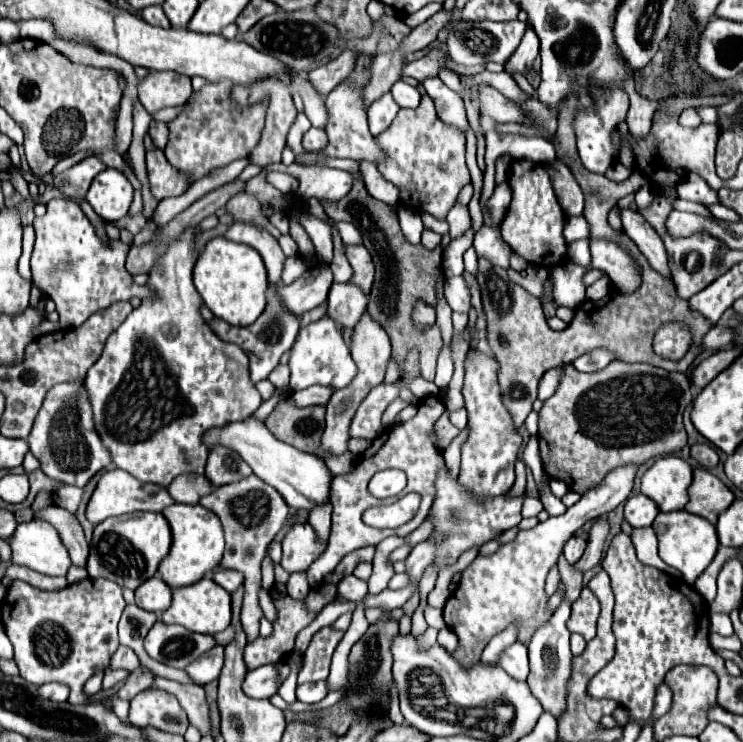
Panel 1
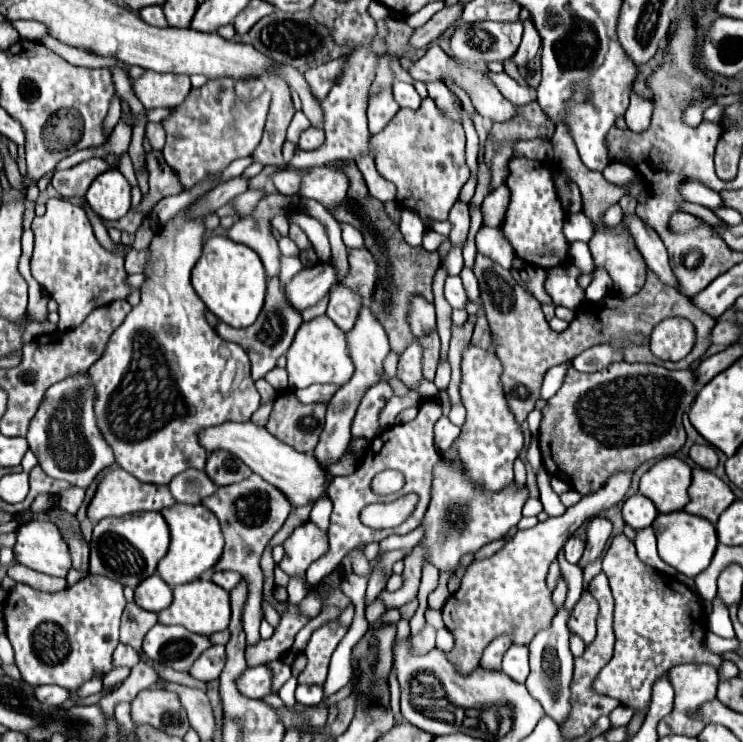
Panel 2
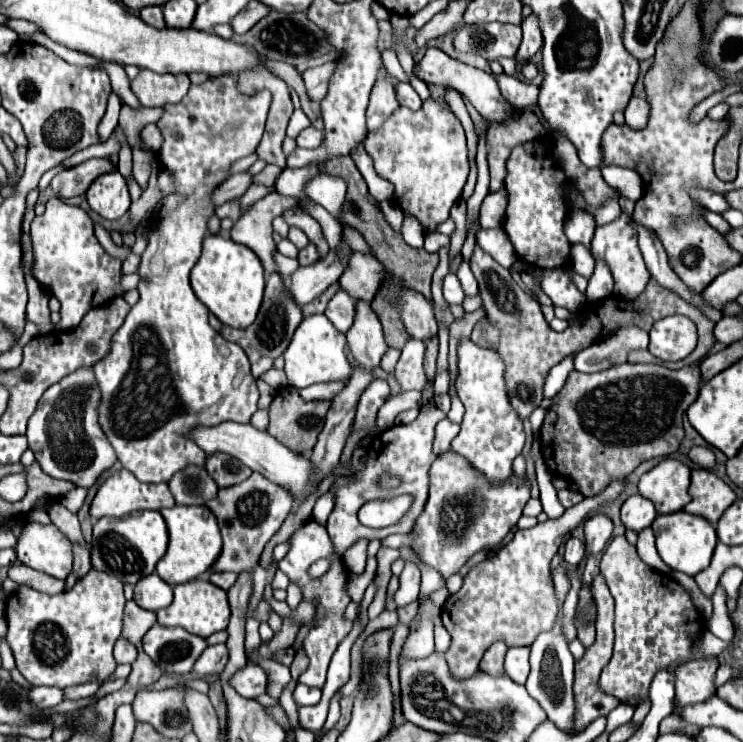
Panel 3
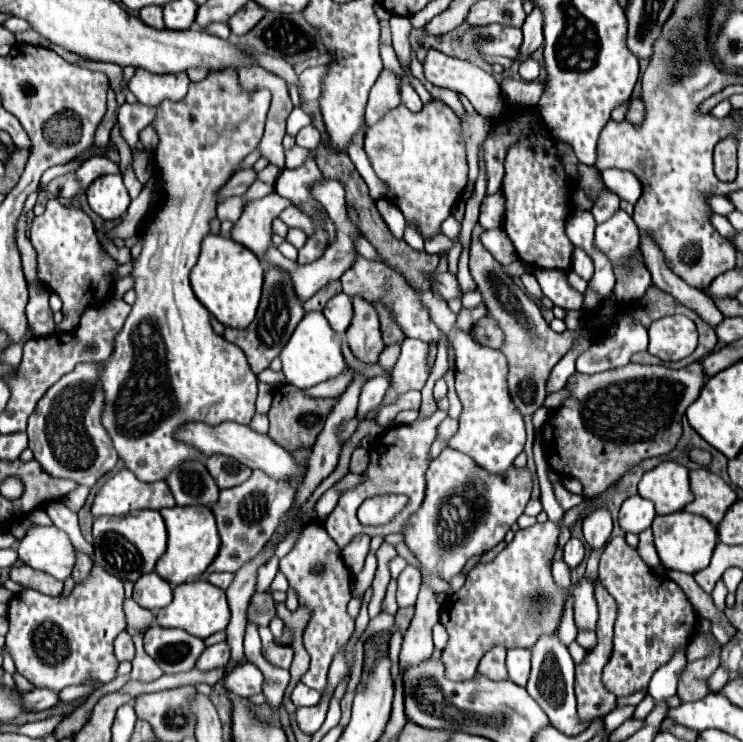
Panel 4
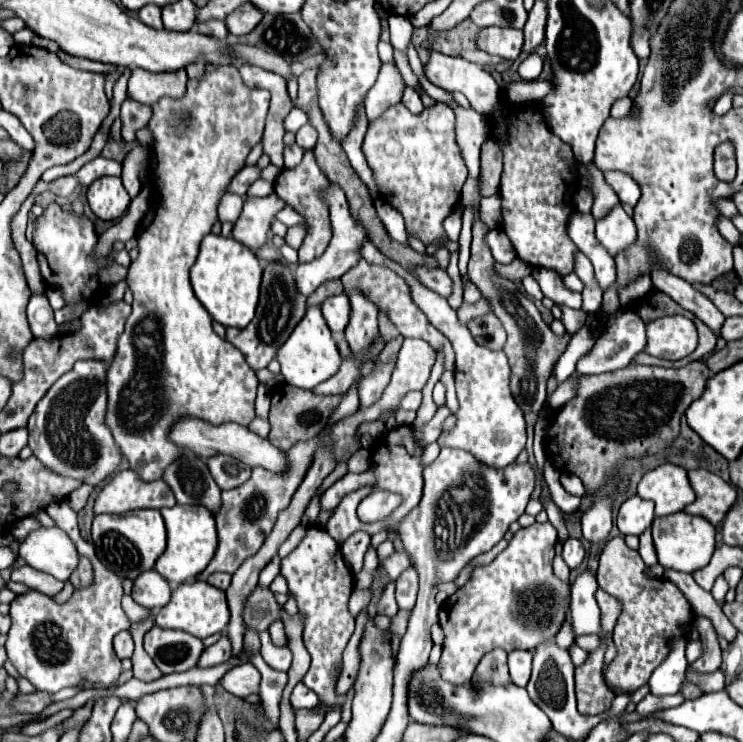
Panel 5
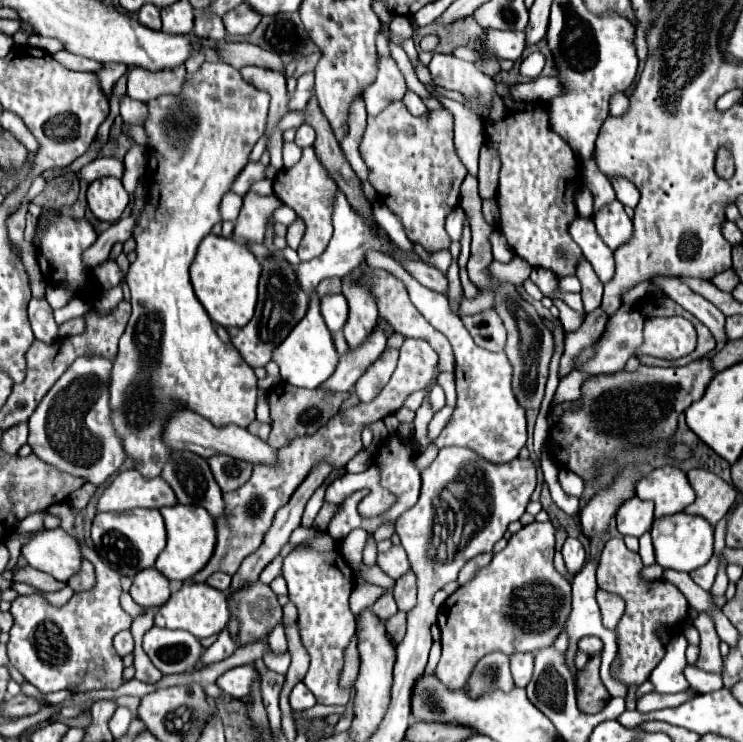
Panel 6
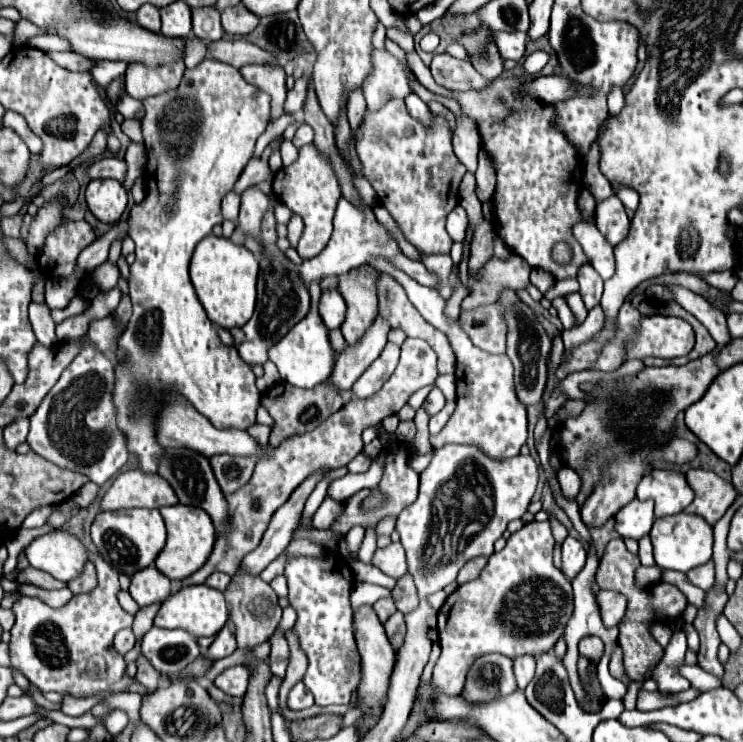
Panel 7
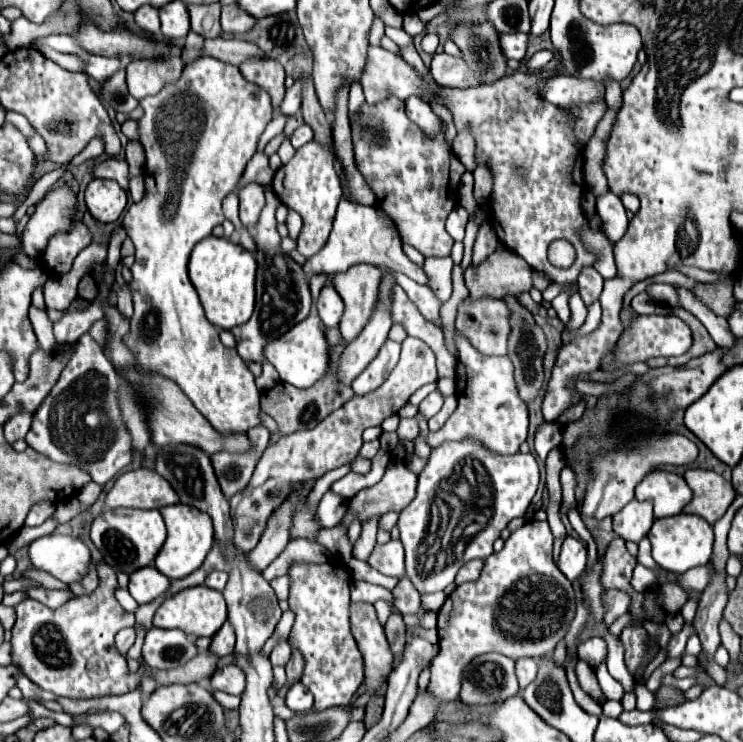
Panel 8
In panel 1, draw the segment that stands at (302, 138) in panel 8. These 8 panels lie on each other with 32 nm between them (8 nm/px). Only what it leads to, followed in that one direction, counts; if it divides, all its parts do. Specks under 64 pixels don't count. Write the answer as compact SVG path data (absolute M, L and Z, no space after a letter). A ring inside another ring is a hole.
M310 128L306 134L304 134L304 140L302 140L304 148L308 152L322 152L324 146L328 146L328 136L324 130L318 130L318 128Z

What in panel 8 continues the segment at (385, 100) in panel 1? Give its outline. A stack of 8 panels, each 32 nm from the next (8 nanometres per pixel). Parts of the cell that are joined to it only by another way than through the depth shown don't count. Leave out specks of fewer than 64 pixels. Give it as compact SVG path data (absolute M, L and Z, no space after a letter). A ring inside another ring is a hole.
M370 46L368 50L368 66L360 84L366 102L372 106L388 96L406 100L408 96L420 96L422 90L428 90L412 66L378 46Z

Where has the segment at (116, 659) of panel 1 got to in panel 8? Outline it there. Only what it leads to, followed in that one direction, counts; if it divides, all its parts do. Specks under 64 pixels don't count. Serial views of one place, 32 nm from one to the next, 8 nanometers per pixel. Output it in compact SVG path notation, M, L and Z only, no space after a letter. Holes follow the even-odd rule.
M124 628L116 634L116 648L118 648L120 654L128 652L128 648L134 644L134 636L136 636L134 628Z

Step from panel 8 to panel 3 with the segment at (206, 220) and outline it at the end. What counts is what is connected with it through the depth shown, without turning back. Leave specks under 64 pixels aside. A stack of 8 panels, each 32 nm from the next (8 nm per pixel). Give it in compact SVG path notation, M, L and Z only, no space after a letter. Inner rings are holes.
M226 74L220 78L208 78L200 86L190 86L180 104L164 106L164 116L158 120L158 126L164 134L164 144L158 152L160 162L172 174L176 192L186 194L188 200L160 220L150 232L150 240L138 268L138 274L142 276L138 284L140 300L136 306L132 306L124 324L112 336L110 350L104 360L92 366L96 384L100 386L100 428L116 450L118 462L140 482L168 482L176 472L190 464L204 466L206 454L196 448L196 442L192 442L188 434L198 426L216 426L226 420L250 422L250 416L258 410L258 390L256 380L250 374L250 362L238 344L226 342L208 324L208 308L198 300L190 286L190 270L202 252L202 240L208 232L206 220L214 214L212 206L208 204L210 194L220 182L224 182L230 164L252 154L260 144L268 106L268 90L246 98L238 94L236 78Z

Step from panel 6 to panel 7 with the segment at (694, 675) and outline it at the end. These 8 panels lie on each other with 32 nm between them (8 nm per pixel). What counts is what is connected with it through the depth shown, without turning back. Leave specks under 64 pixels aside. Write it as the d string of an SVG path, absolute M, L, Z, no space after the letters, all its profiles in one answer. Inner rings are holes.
M684 666L684 668L680 670L680 674L682 674L684 678L688 678L690 684L692 684L696 690L700 690L700 692L708 692L708 690L712 690L712 688L720 688L720 686L722 686L722 680L720 680L720 678L716 678L714 674L704 672L700 666Z

